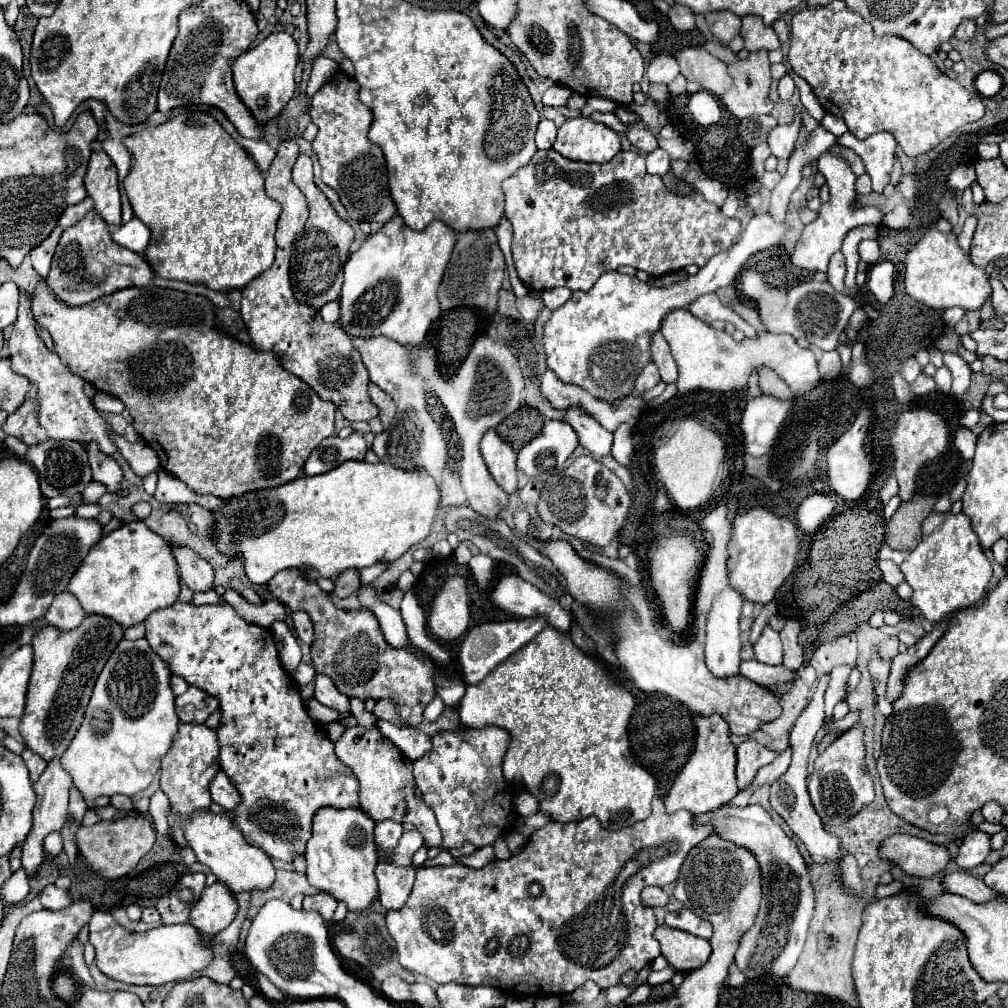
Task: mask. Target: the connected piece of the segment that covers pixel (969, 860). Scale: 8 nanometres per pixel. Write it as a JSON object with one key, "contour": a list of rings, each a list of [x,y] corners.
{"contour":[[[969,831],[963,839],[963,845],[959,847],[957,865],[961,869],[971,869],[981,865],[991,853],[991,837],[983,831]]]}

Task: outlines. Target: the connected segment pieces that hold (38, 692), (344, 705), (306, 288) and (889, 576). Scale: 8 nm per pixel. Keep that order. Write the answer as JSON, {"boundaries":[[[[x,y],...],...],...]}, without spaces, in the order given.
{"boundaries":[[[[87,615],[83,623],[71,631],[45,625],[35,633],[31,641],[35,663],[27,691],[25,715],[19,725],[25,745],[33,753],[41,755],[45,761],[63,755],[81,725],[93,685],[121,639],[123,627],[103,615]]],[[[325,675],[315,677],[315,699],[339,715],[349,713],[349,697],[341,695],[337,687],[333,687],[333,681],[329,681]]],[[[299,155],[293,167],[293,181],[307,197],[309,219],[303,231],[297,235],[297,245],[295,245],[297,251],[293,251],[291,255],[291,283],[297,301],[319,309],[325,303],[339,297],[341,283],[343,283],[341,271],[349,257],[349,247],[353,243],[353,229],[335,213],[329,199],[313,183],[313,163],[307,155]]],[[[881,561],[879,563],[881,571],[883,571],[883,579],[891,585],[891,587],[897,587],[901,585],[905,579],[903,579],[903,573],[899,571],[899,567],[893,563],[893,561]]]]}

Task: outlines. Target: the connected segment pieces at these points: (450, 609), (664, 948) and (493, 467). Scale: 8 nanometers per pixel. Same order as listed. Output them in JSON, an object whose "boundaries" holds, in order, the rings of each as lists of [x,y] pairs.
{"boundaries":[[[[449,577],[435,595],[427,620],[431,637],[441,645],[457,641],[469,629],[469,595],[463,577]]],[[[659,925],[655,929],[655,939],[661,945],[661,955],[679,973],[695,971],[697,967],[705,965],[711,955],[709,941],[677,929],[669,929],[665,925]]],[[[489,429],[481,439],[481,455],[499,487],[503,487],[507,493],[513,493],[517,489],[517,453],[513,451],[513,447],[505,439],[501,439],[495,429]]]]}

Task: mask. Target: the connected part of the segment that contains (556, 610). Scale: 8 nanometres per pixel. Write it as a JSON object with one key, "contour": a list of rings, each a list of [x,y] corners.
{"contour":[[[505,575],[495,581],[489,591],[489,597],[495,607],[515,617],[547,617],[549,625],[569,633],[569,625],[573,615],[563,611],[555,599],[549,599],[543,591],[523,581],[517,575]]]}

